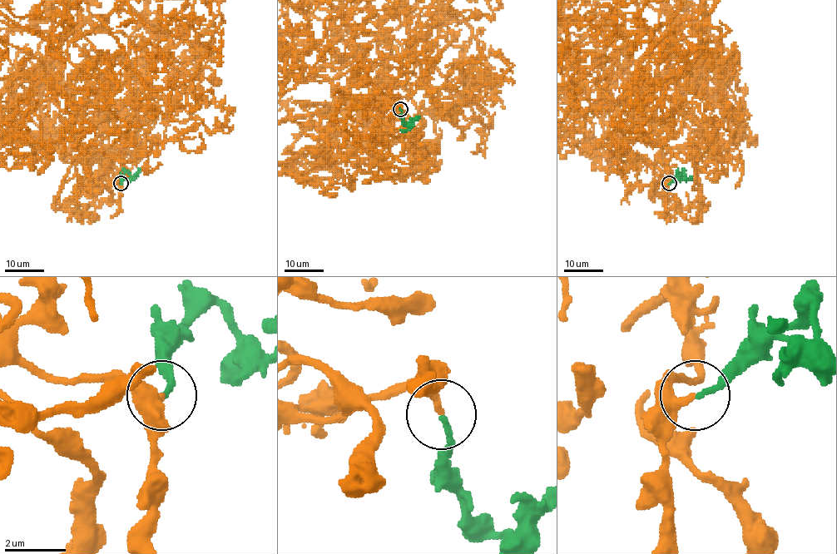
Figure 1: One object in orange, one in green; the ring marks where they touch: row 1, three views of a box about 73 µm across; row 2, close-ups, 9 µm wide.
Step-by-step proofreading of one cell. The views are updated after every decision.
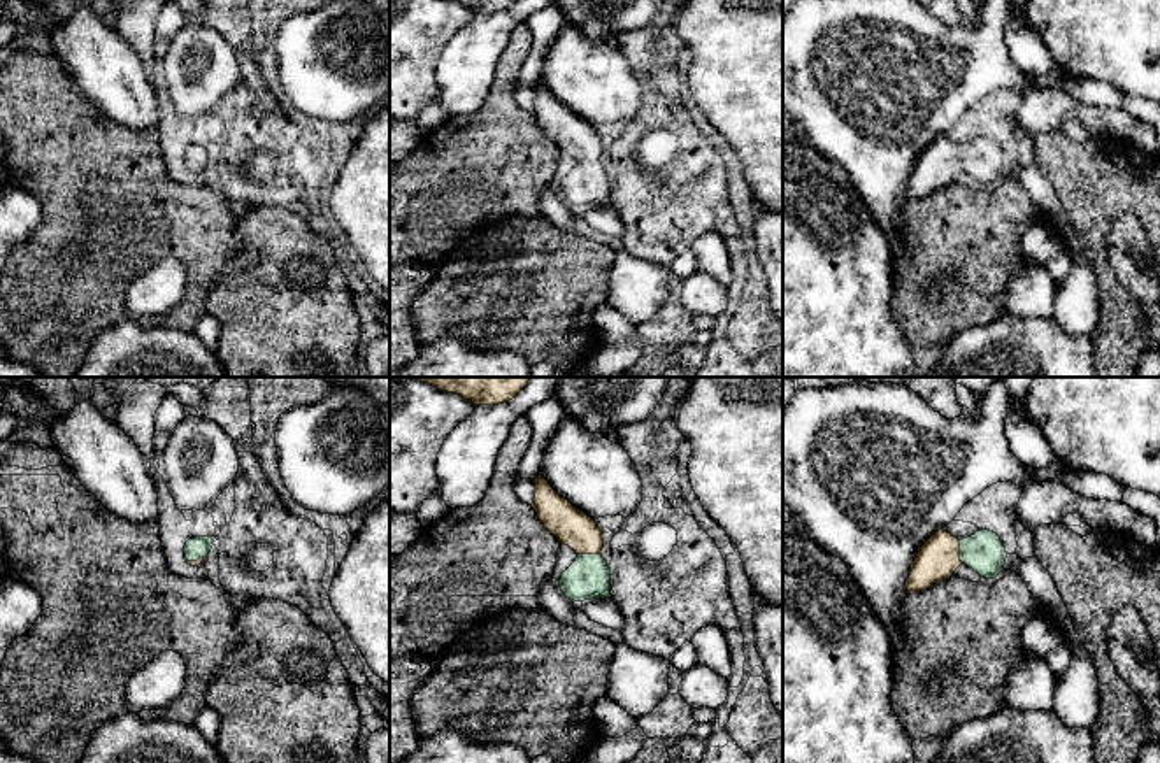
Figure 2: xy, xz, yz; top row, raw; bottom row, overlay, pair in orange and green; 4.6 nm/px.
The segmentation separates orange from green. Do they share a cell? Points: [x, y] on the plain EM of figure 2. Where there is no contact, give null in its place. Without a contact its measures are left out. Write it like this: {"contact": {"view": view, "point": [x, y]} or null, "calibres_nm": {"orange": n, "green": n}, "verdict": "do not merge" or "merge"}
{"contact": {"view": "xz", "point": [590, 160]}, "calibres_nm": {"orange": 170, "green": 190}, "verdict": "merge"}

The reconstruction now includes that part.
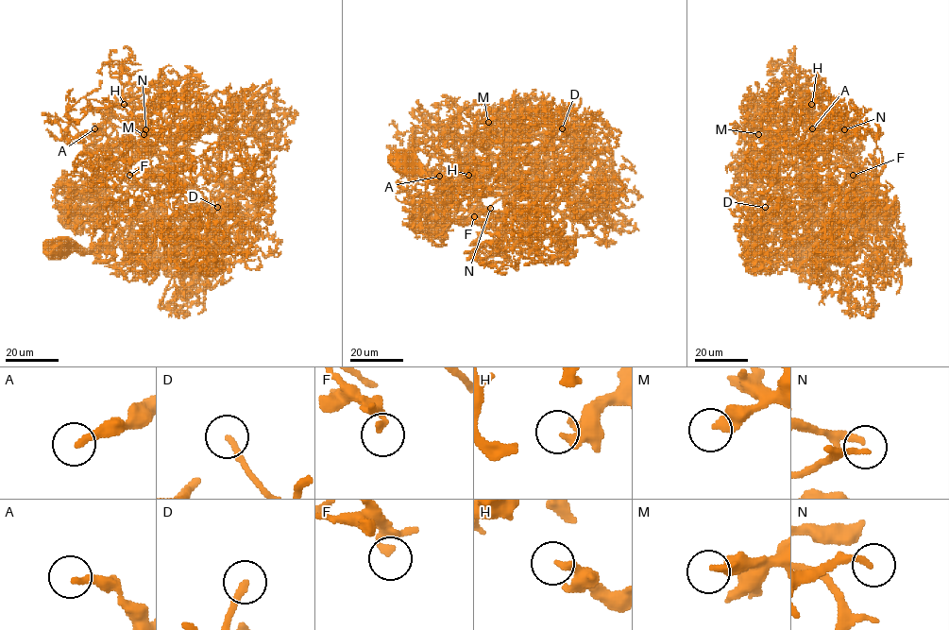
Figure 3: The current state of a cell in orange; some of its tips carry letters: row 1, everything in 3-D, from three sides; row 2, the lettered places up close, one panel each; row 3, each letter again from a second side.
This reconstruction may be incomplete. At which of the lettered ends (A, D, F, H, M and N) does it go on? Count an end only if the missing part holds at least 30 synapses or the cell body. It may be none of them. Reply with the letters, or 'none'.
D, N

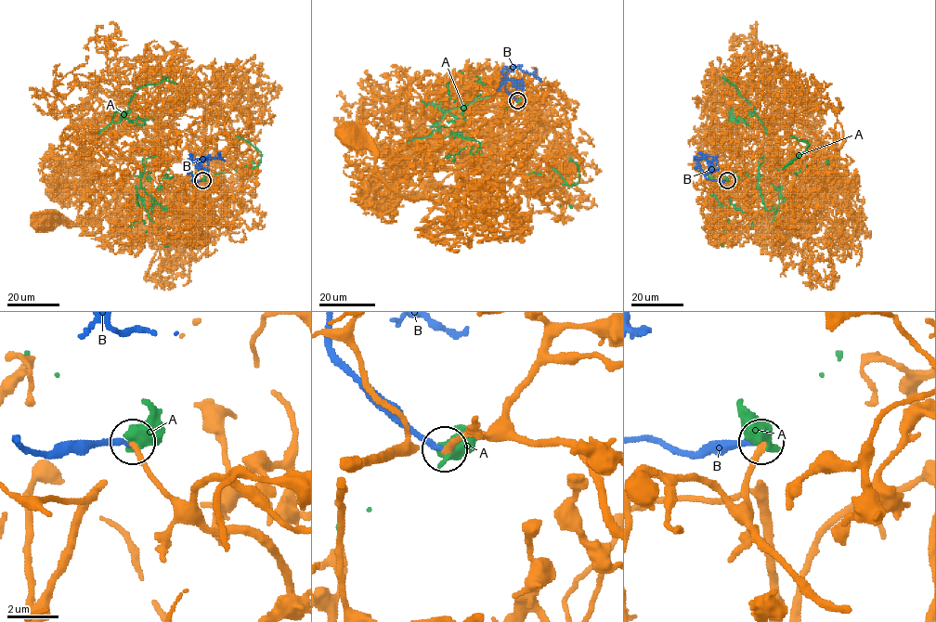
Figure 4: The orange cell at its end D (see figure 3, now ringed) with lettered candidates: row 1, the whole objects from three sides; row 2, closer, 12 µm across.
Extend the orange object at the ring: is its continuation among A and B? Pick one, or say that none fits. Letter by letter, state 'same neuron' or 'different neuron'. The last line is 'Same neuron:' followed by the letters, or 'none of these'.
A: different neuron
B: same neuron
Same neuron: B

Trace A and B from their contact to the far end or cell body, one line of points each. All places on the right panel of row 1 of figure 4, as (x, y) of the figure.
A: (727, 181), (708, 178), (733, 186), (747, 125), (763, 159), (762, 195), (775, 189), (778, 170), (829, 163)
B: (727, 180), (706, 177), (696, 157), (708, 161)

